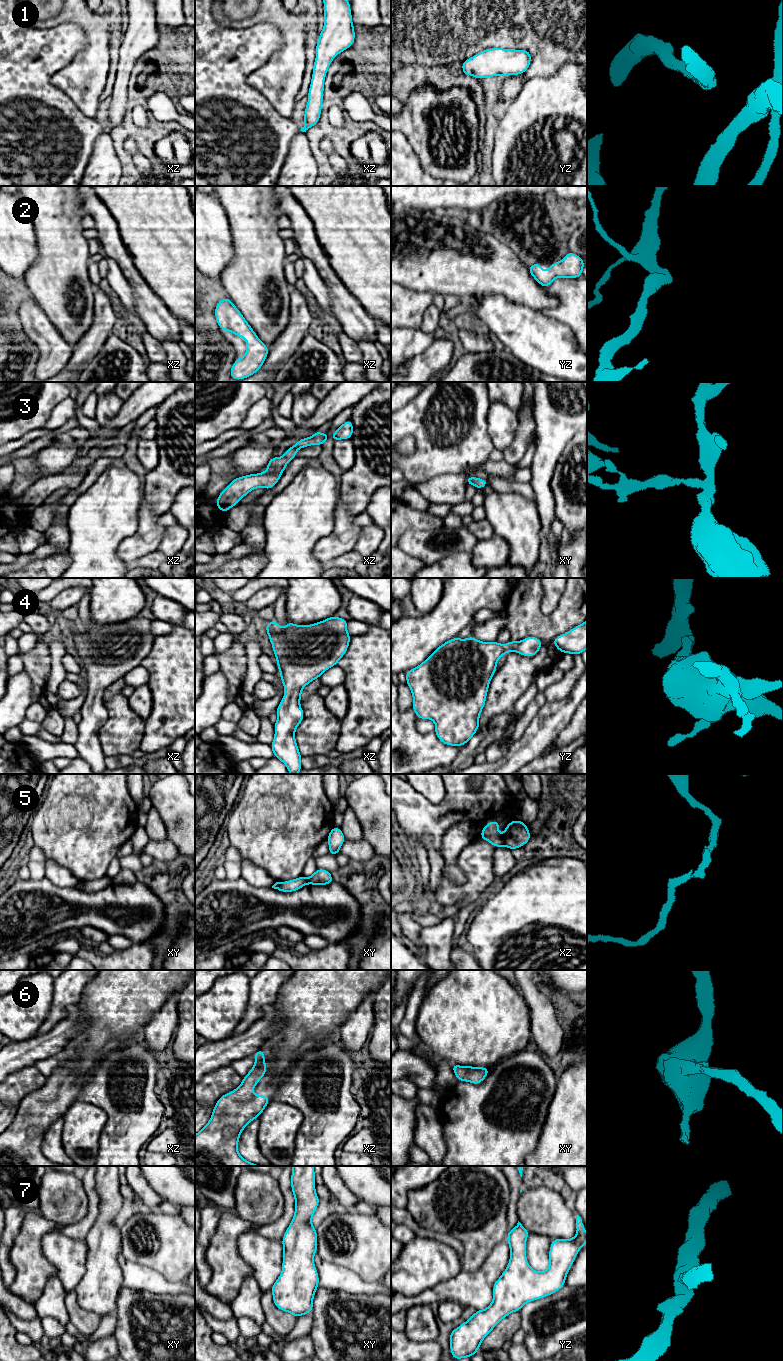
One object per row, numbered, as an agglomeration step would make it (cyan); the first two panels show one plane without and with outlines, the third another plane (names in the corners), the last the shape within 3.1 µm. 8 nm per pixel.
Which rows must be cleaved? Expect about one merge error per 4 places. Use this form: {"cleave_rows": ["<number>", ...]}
{"cleave_rows": ["5"]}

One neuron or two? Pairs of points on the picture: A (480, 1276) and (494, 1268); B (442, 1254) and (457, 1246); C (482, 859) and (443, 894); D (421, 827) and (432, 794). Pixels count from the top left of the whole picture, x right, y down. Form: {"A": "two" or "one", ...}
{"A": "one", "B": "two", "C": "one", "D": "two"}

